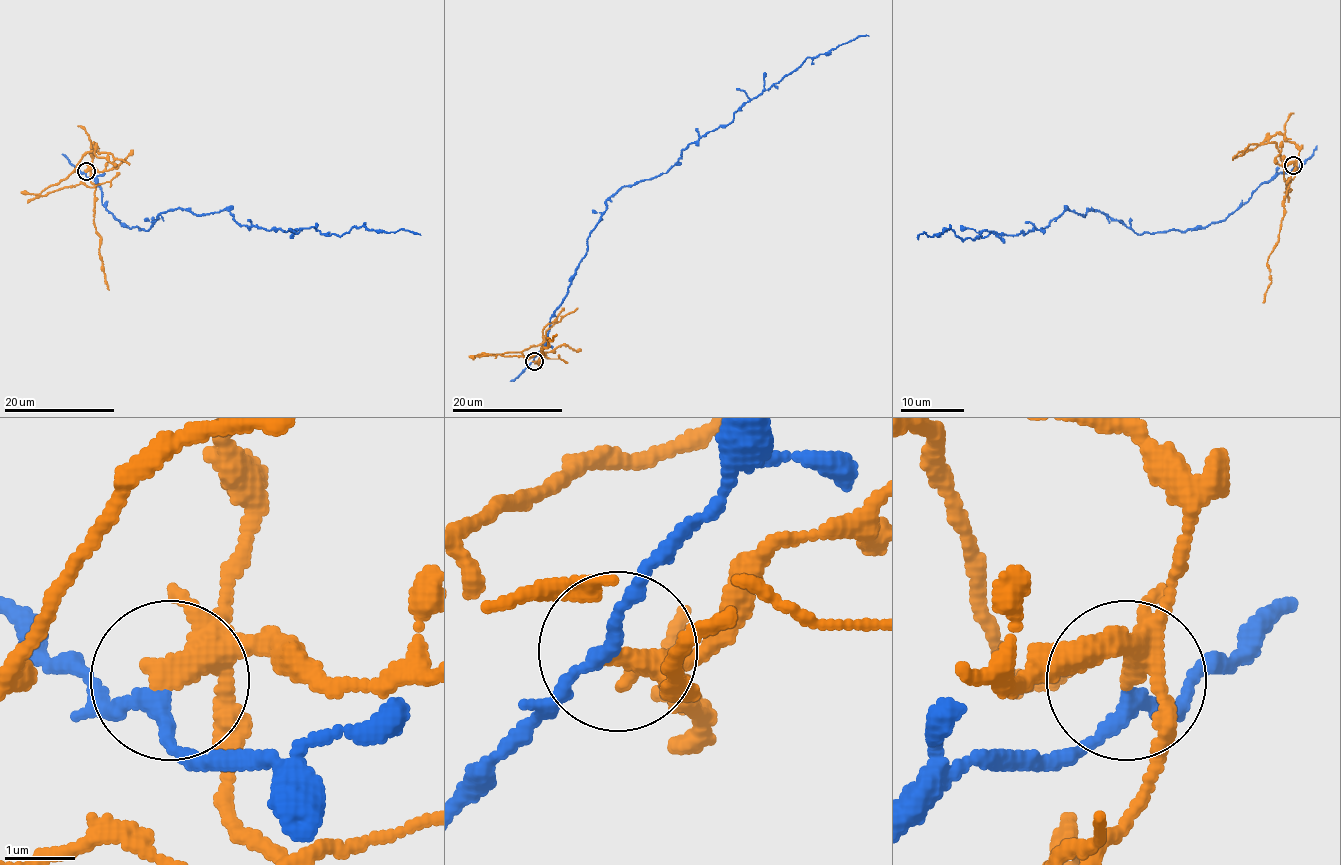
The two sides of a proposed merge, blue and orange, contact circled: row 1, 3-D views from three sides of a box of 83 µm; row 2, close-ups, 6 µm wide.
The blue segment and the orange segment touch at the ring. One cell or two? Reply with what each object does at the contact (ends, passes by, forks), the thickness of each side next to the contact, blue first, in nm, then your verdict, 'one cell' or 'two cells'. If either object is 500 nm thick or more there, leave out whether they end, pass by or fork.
blue passes by; orange forks; calibres 180 and 240 nm; two cells

